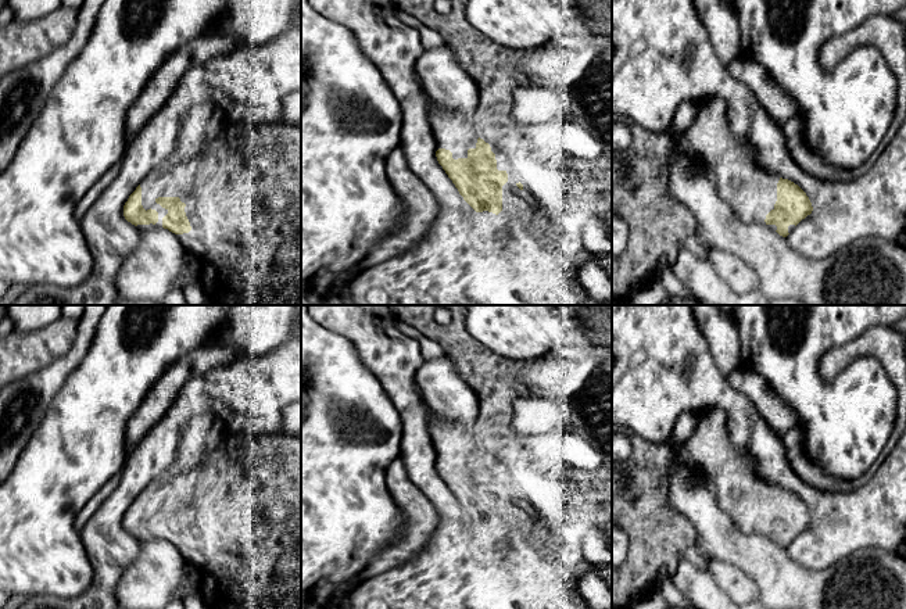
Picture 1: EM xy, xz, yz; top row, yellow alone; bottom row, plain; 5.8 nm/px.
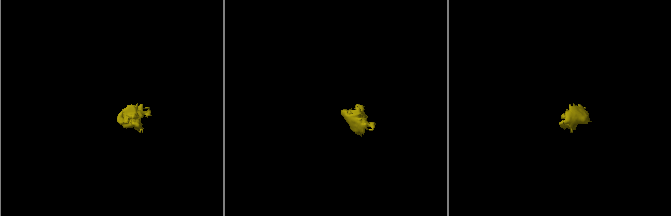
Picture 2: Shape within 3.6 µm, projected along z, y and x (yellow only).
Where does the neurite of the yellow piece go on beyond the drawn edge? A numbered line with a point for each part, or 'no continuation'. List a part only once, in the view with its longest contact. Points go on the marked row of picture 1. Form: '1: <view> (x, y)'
1: xy (163, 181)

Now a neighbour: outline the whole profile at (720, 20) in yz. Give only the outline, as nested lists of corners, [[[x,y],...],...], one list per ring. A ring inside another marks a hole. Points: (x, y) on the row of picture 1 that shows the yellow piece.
[[[692,0],[703,19],[712,47],[733,78],[746,86],[766,110],[769,118],[785,125],[794,118],[796,103],[787,96],[766,69],[741,55],[741,31],[737,10],[723,0]]]

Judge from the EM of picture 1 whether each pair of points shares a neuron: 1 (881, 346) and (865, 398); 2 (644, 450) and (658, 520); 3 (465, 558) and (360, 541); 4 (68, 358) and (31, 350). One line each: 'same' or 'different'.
1: different
2: same
3: different
4: different

